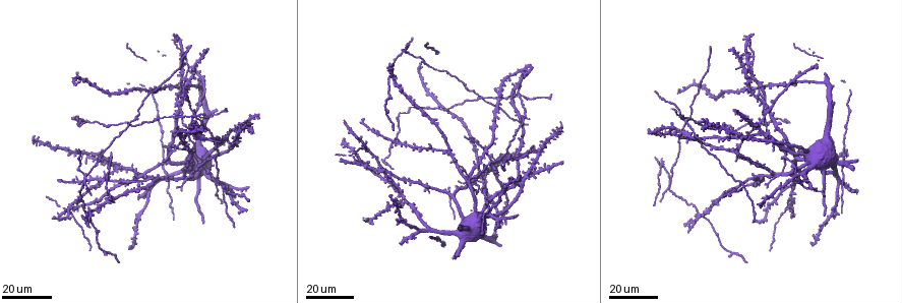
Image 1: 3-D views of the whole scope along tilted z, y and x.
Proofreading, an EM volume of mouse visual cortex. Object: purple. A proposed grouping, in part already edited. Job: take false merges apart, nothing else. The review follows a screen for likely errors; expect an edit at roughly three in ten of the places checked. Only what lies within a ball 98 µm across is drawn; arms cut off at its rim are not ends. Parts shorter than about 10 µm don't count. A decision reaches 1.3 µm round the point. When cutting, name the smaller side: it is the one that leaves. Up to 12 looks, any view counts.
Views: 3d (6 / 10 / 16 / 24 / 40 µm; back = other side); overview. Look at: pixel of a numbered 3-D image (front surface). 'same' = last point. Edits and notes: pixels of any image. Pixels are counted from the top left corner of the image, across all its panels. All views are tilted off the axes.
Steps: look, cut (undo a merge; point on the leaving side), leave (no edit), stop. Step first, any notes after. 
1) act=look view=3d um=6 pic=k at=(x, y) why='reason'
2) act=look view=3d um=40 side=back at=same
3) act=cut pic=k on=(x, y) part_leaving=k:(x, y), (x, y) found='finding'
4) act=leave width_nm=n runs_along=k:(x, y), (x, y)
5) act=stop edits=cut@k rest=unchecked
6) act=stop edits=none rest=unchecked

act=look view=3d um=16 pic=1 at=(760, 134) why='branch point'

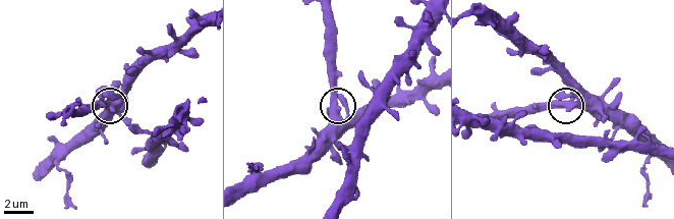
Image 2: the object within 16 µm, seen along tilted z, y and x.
act=look view=3d um=10 pic=2 at=(120, 94) why='zoom in'

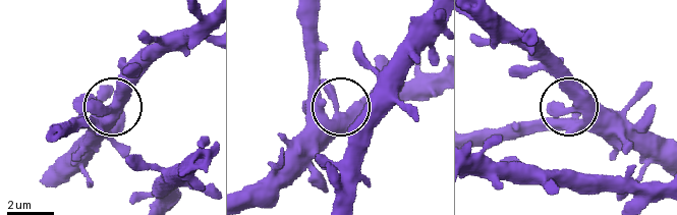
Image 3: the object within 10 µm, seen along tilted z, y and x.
act=leave side_arm_um=22 runs_along=3:(663, 167), (577, 112), (552, 59) found='continuous, no second neuron'

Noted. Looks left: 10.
act=look view=3d um=16 pic=1 at=(216, 140) why='four arms meet'

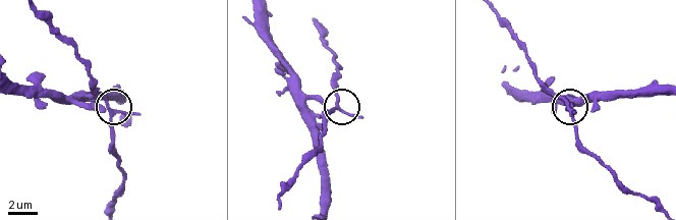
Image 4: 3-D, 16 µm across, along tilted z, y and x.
act=look view=3d um=10 pic=4 at=(566, 102)

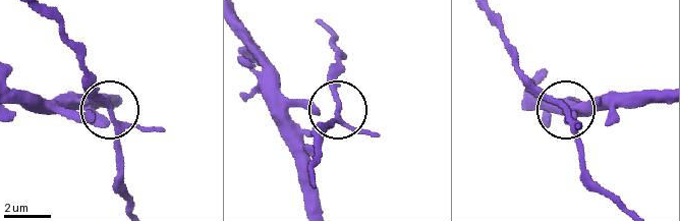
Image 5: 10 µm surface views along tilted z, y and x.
act=look view=3d um=10 side=back pic=5 at=(112, 112)

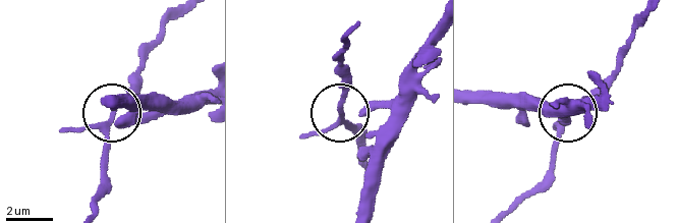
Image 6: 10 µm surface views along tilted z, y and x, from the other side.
act=leave arms=4 runs_along=6:(362, 206), (362, 176), (390, 108), (341, 111), (361, 128) found='continuous, no second neuron'

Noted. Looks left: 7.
act=look view=3d um=24 pic=1 at=(517, 96) why='a fork'

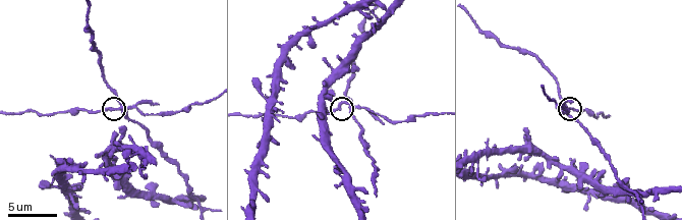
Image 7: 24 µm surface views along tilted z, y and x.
act=look view=3d um=6 pic=7 at=(344, 102)

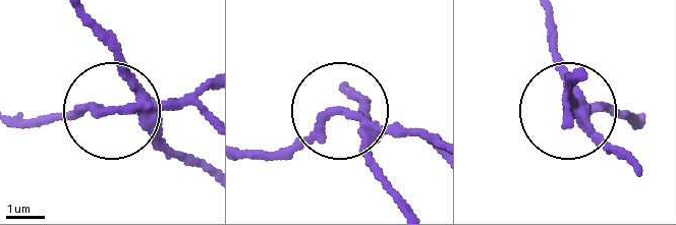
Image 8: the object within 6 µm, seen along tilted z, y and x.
act=cut pic=8 on=(206, 108) arms=3 part_leaving=8:(144, 111), (15, 124) found='two neurons meet here'

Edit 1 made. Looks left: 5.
act=look view=3d um=16 pic=1 at=(86, 175) why='small branch off a trunk'

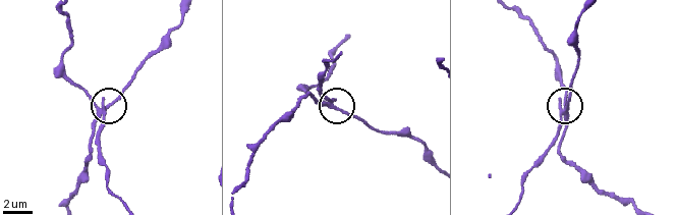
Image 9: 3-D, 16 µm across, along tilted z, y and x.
act=look view=3d um=10 pic=9 at=(567, 109) why='zoom in'

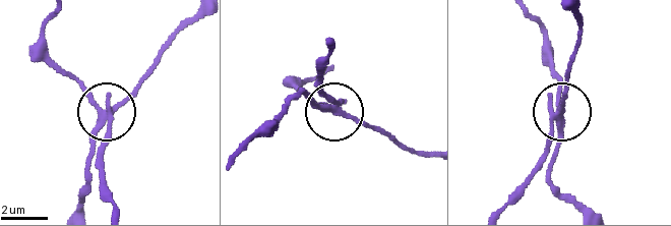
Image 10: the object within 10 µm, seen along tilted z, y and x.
act=look view=3d um=6 pic=10 at=(104, 113)

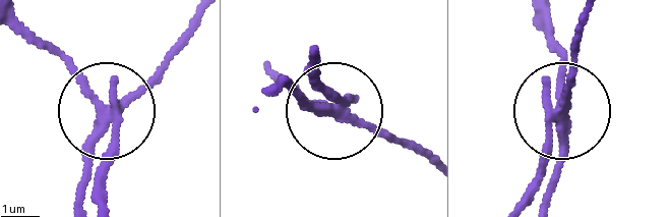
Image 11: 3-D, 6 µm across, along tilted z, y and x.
act=cut pic=11 on=(97, 173) part_leaving=11:(111, 116), (105, 200) found='a second neuron is stuck on'

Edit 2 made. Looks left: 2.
act=look view=3d um=16 pic=1 at=(759, 120) why='looks like a crossing'

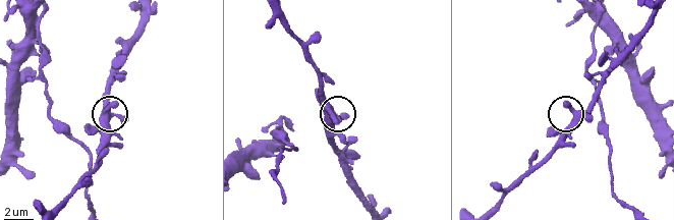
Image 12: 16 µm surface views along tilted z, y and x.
act=look view=3d um=6 pic=12 at=(329, 123)

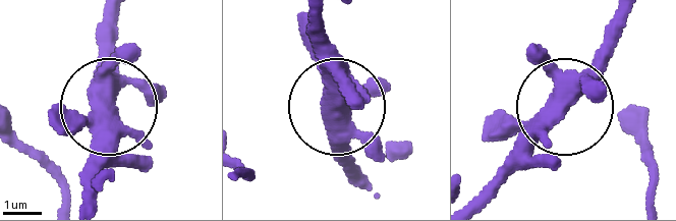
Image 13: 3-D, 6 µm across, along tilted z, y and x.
act=leave width_nm=480 found='continuous, no second neuron'

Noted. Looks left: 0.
act=stop edits=cut@8,cut@11 rest=unchecked

